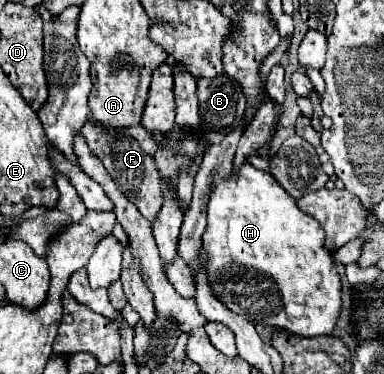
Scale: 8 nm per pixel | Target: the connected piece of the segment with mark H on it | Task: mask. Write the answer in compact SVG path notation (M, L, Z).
M245 164L239 178L225 178L215 182L215 190L207 202L207 230L203 246L211 260L207 274L211 288L223 304L245 316L253 324L275 326L295 336L315 338L331 334L341 314L341 278L333 264L331 252L325 248L325 232L313 216L299 210L295 200L277 184L277 180L263 170Z

